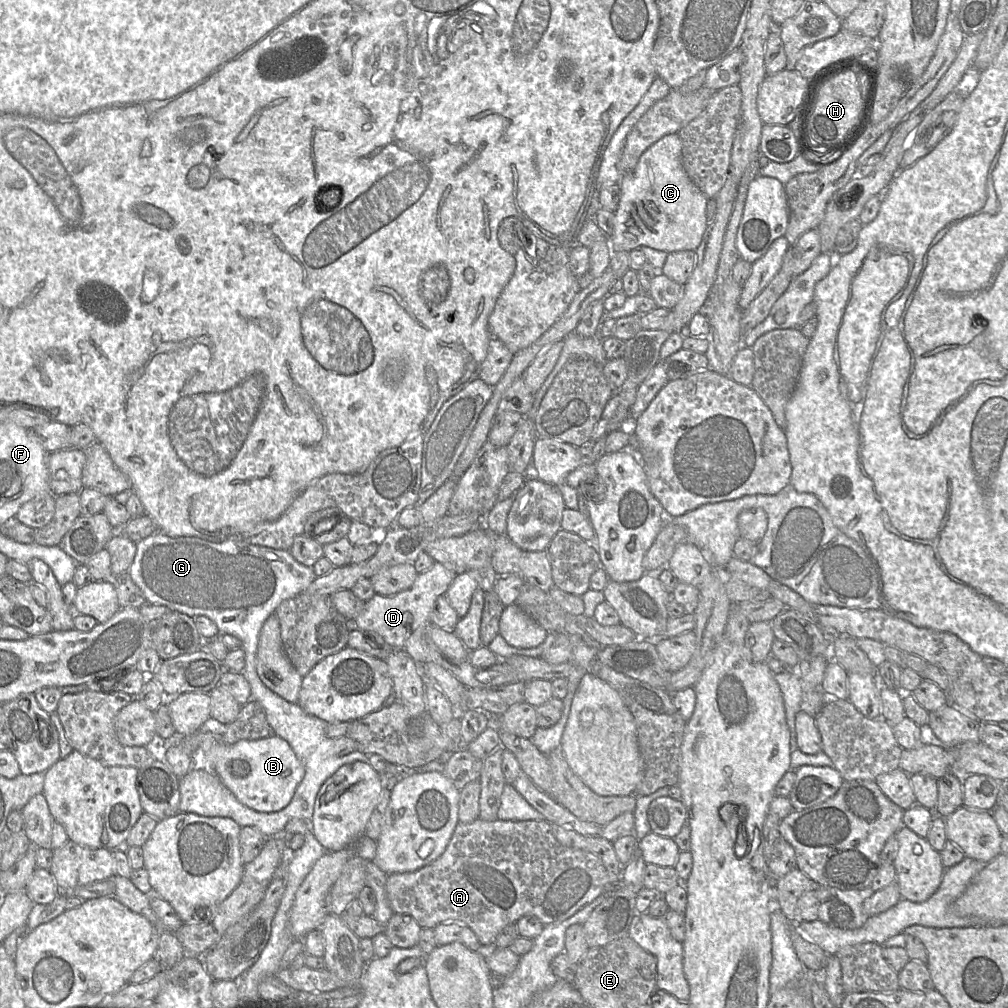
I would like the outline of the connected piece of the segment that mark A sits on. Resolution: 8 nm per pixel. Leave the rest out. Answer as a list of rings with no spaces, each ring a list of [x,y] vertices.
[[[478,818],[471,823],[459,821],[444,853],[434,862],[413,872],[389,874],[386,882],[386,891],[389,906],[393,912],[411,916],[421,928],[434,929],[443,922],[462,922],[475,933],[481,945],[489,945],[495,943],[498,934],[505,926],[510,923],[516,923],[522,916],[533,915],[544,926],[554,922],[561,922],[571,917],[602,893],[606,893],[613,886],[615,886],[615,883],[610,883],[610,875],[598,856],[582,849],[570,848],[560,844],[551,831],[551,824],[546,820],[503,821],[496,819],[495,821],[484,821]]]

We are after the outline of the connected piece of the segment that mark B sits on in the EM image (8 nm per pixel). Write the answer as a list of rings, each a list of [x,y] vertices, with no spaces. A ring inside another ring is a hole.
[[[210,719],[198,731],[200,731],[199,750],[192,754],[198,767],[193,768],[212,770],[240,803],[255,811],[277,812],[290,803],[296,788],[304,778],[305,769],[287,741],[273,734],[263,739],[239,740],[234,744],[227,745],[220,740],[218,731],[213,728]]]

